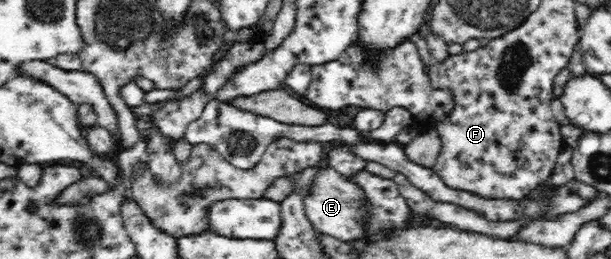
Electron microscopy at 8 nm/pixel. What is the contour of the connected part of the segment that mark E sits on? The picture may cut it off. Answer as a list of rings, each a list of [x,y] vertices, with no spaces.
[[[331,166],[320,167],[318,169],[318,174],[312,179],[310,192],[303,198],[304,212],[307,220],[311,222],[311,226],[315,227],[317,232],[342,240],[343,242],[349,241],[349,243],[351,243],[353,239],[357,239],[357,241],[365,239],[361,237],[362,232],[358,226],[358,218],[362,217],[362,204],[358,203],[361,201],[362,189],[359,188],[358,185],[351,183],[345,176],[341,175]]]

